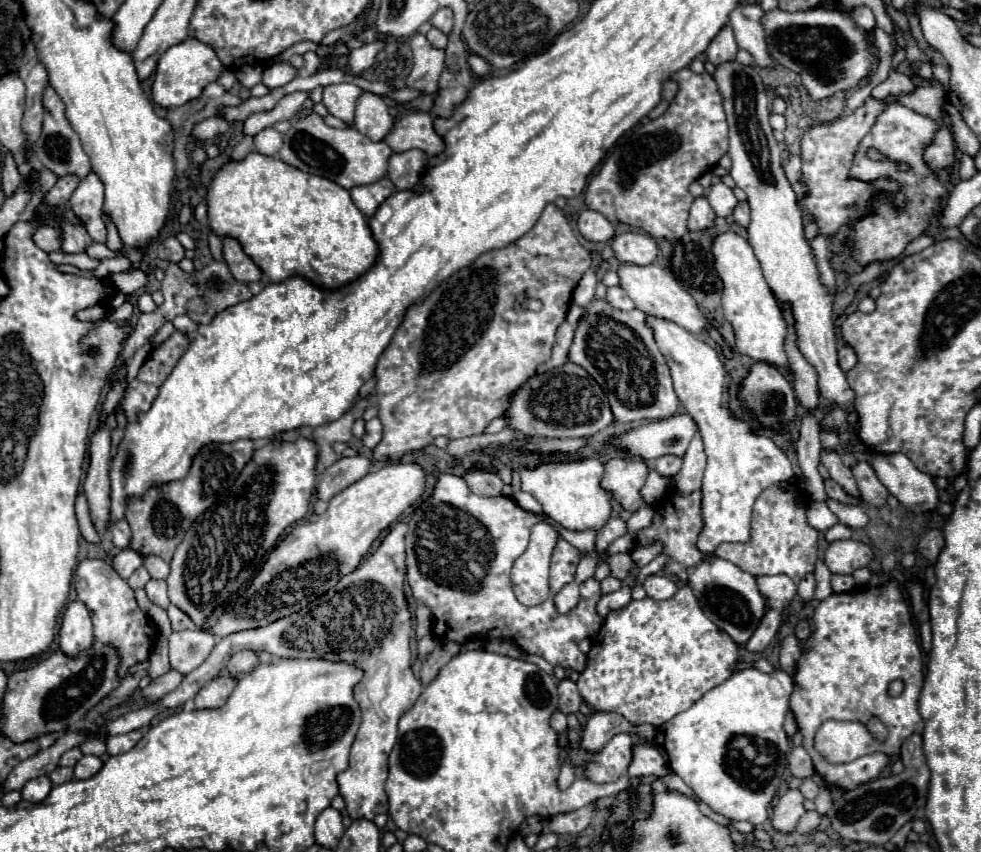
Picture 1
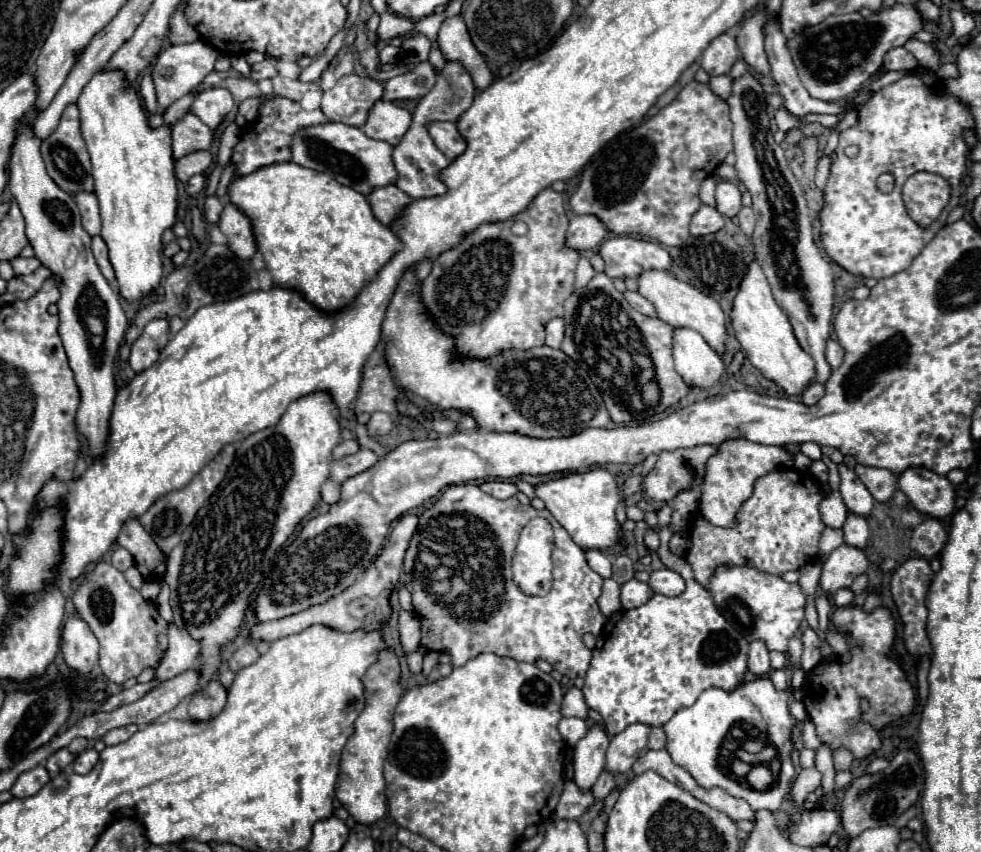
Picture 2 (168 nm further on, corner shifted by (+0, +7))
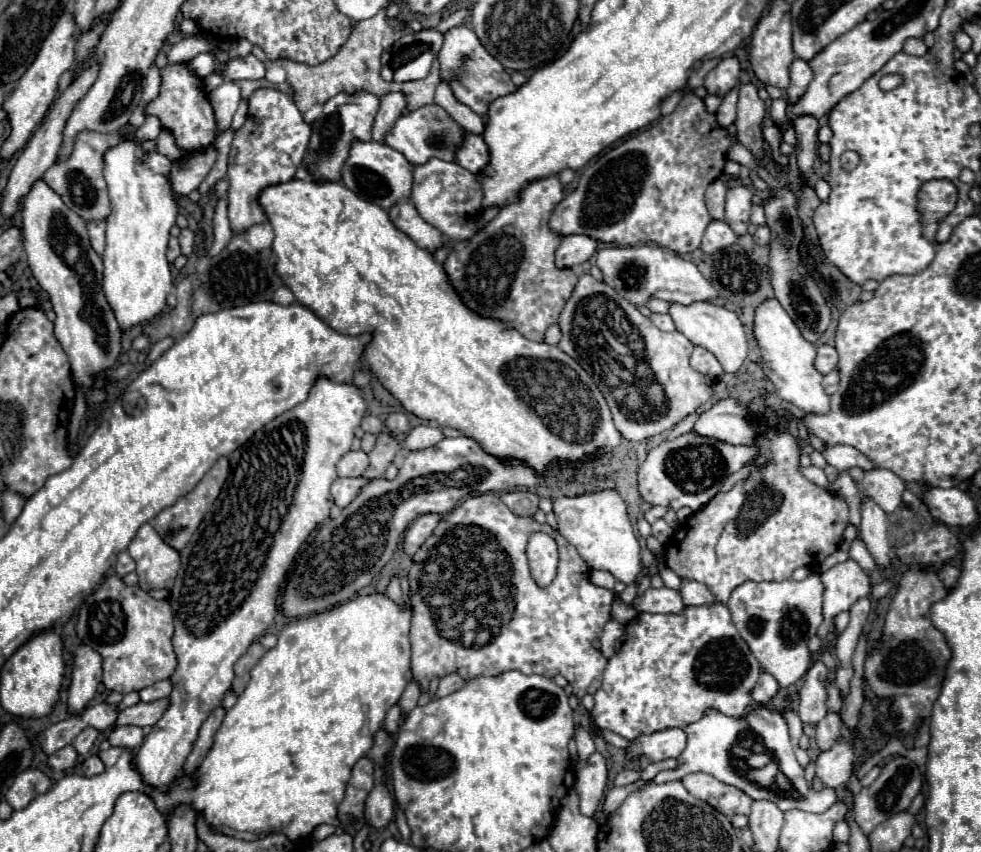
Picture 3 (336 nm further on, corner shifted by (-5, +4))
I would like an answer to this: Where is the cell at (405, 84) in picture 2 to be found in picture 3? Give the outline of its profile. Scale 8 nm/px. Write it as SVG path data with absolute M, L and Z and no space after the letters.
M389 93L381 99L381 109L375 115L375 123L373 123L373 141L383 143L385 135L393 129L395 121L399 119L399 115L405 111L405 95L401 93Z

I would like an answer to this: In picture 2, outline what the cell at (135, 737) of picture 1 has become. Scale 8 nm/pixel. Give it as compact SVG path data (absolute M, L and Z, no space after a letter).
M130 724L130 726L122 726L122 728L114 728L110 730L102 740L106 742L106 746L114 746L114 744L120 744L120 742L126 742L134 732L138 730L136 724Z

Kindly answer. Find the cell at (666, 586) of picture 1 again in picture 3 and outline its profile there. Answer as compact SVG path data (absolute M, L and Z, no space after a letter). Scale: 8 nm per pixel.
M683 579L679 591L681 591L683 599L685 599L685 605L695 605L695 607L701 607L701 605L717 605L717 599L713 597L713 593L703 583Z

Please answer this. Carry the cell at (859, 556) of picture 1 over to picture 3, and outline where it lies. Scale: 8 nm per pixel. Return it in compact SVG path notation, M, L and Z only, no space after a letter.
M853 561L839 563L829 571L821 573L825 585L825 601L823 601L823 625L819 627L819 637L827 637L829 627L833 625L833 617L841 611L849 611L849 607L861 597L871 595L871 581L867 573Z

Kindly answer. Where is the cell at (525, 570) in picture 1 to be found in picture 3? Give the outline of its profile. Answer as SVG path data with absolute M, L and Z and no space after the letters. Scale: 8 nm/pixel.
M535 533L531 535L529 545L527 545L527 557L529 557L533 579L541 587L549 585L557 573L557 561L559 561L557 543L545 533Z

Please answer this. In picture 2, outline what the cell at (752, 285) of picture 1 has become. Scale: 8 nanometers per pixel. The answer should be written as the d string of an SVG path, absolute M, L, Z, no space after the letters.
M756 260L748 262L748 270L746 270L746 274L740 282L738 294L732 302L730 320L732 320L736 340L740 342L748 360L766 378L776 382L784 392L788 392L792 396L802 394L804 386L814 380L814 360L800 348L786 314L776 304L776 300L770 292L770 284Z

